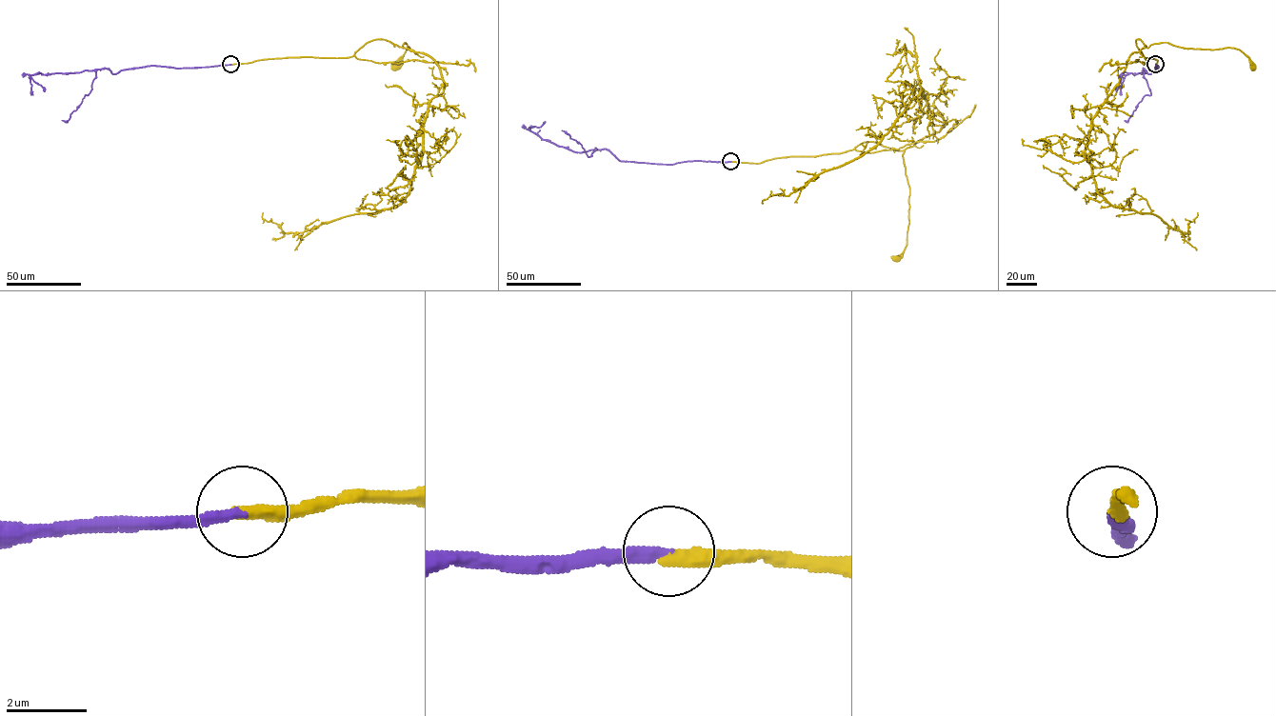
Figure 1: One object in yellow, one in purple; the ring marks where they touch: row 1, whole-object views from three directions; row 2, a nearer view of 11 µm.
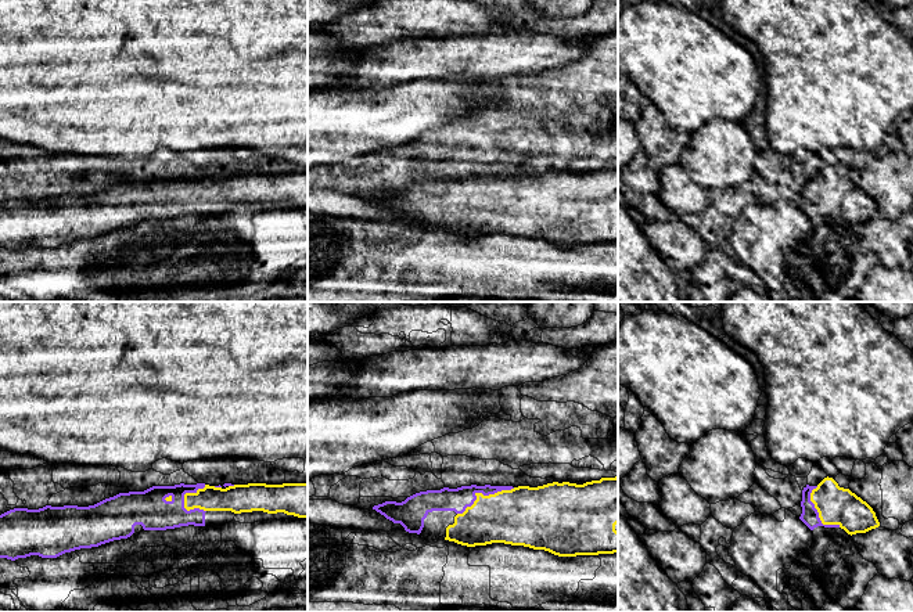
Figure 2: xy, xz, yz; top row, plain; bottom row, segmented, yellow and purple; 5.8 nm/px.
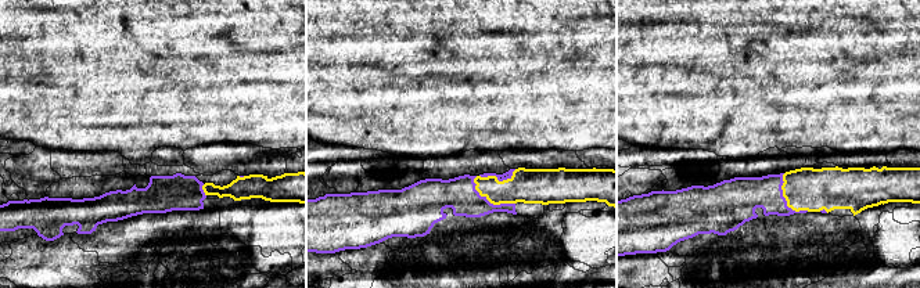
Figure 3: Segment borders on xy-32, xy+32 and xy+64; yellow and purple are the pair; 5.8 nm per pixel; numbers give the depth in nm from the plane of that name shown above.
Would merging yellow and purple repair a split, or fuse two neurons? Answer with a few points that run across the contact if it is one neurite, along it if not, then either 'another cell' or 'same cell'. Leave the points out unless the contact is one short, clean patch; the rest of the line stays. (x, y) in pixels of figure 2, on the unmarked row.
same cell

